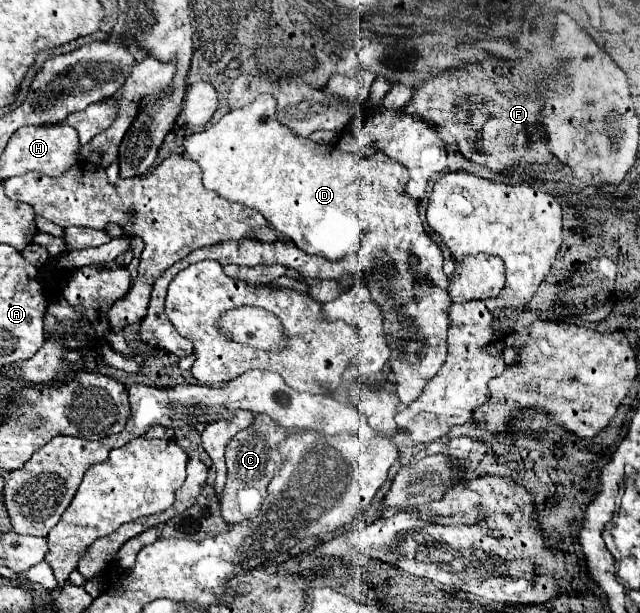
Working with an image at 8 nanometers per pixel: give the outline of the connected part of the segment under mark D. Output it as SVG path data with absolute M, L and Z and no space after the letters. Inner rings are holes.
M260 95L246 107L226 113L212 127L186 137L184 155L200 165L206 189L262 213L276 231L302 251L330 261L340 261L362 251L364 257L372 259L374 269L366 269L364 279L372 293L372 301L384 311L384 339L388 339L392 351L388 363L396 377L400 407L407 407L410 401L420 396L428 379L436 375L446 359L446 309L452 299L448 295L448 277L442 271L442 251L424 231L418 217L418 205L404 197L406 167L384 153L360 159L352 153L340 151L336 145L322 145L296 137L276 119L274 111L276 99L272 95ZM416 275L428 275L428 279L432 279L432 291L420 291L420 295L416 295Z

